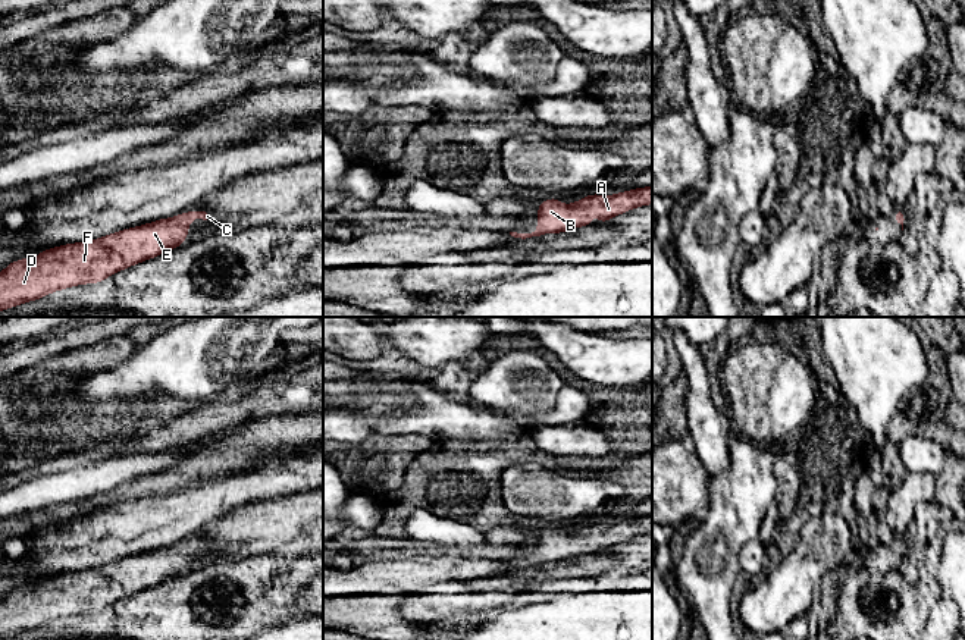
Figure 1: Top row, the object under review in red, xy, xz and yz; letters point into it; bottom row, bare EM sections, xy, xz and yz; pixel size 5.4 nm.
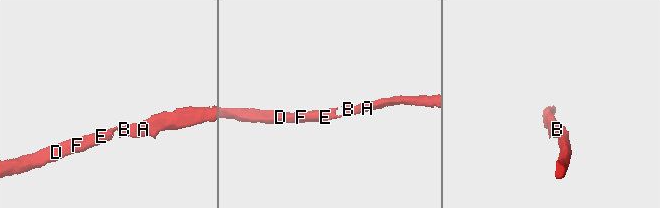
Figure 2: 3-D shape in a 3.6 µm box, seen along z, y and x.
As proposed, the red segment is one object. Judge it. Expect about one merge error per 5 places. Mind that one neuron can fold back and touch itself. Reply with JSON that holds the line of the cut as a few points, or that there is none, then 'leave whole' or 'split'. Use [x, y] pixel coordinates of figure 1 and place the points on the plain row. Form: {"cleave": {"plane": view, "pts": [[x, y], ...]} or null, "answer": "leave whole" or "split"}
{"cleave": null, "answer": "leave whole"}

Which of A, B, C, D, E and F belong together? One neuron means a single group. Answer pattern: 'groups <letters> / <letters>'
groups A B C D E F

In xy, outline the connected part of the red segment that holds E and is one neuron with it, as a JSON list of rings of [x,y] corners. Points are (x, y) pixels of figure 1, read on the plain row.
[[[191,539],[98,568],[44,578],[35,587],[16,589],[0,602],[0,640],[75,614],[98,612],[119,599],[178,577],[197,546],[209,553],[212,542]]]

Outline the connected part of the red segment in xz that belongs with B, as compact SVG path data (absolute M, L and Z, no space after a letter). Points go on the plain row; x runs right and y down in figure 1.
M652 514L646 517L635 517L614 524L590 523L573 533L561 533L555 526L543 530L538 536L538 558L532 562L510 561L514 567L532 567L543 562L560 562L592 553L592 536L598 537L598 550L610 548L633 539L636 536L652 533Z

